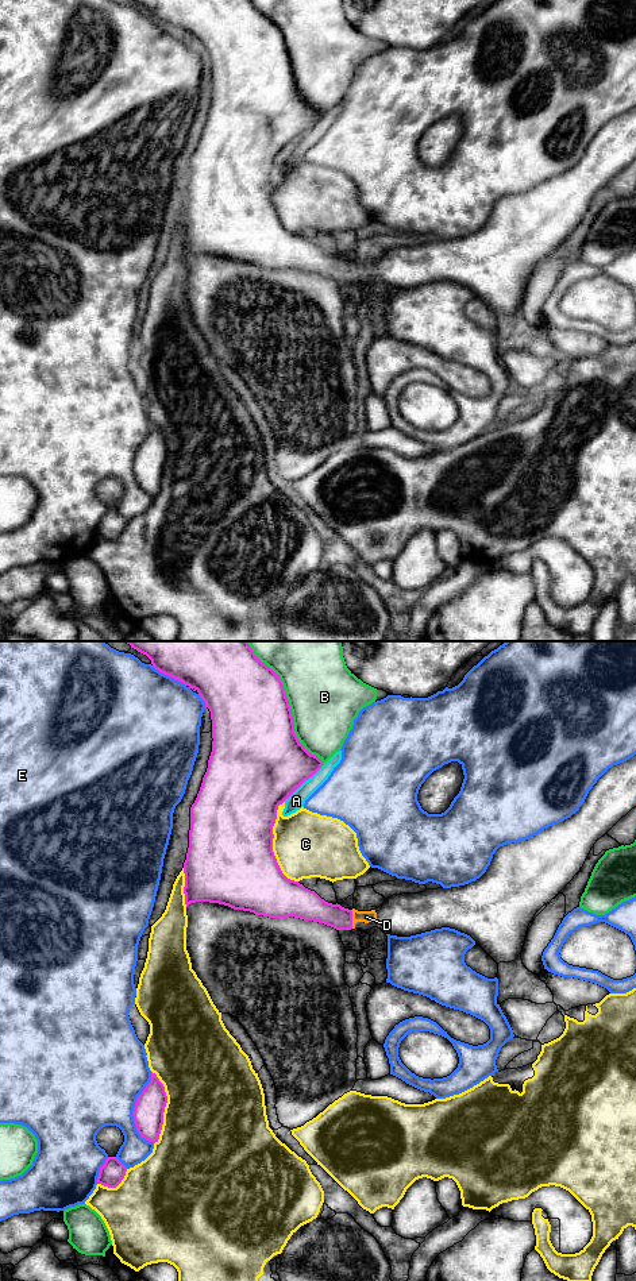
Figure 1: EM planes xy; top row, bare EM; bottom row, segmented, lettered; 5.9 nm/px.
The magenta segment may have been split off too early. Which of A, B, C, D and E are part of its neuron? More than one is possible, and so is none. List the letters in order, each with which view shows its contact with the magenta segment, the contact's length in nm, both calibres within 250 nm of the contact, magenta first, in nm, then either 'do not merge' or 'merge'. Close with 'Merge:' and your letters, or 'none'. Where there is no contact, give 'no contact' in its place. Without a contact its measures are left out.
A: xy | 300 nm | 480/100 nm | do not merge
B: xy | 800 nm | 480/440 nm | do not merge
C: xy | 500 nm | 500/400 nm | do not merge
D: xy | 110 nm | 160/70 nm | merge
E: xy | 440 nm | 180/480 nm | do not merge
Merge: D

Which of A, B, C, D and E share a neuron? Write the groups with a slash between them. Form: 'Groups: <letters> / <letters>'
Groups: A / B / C / D / E

